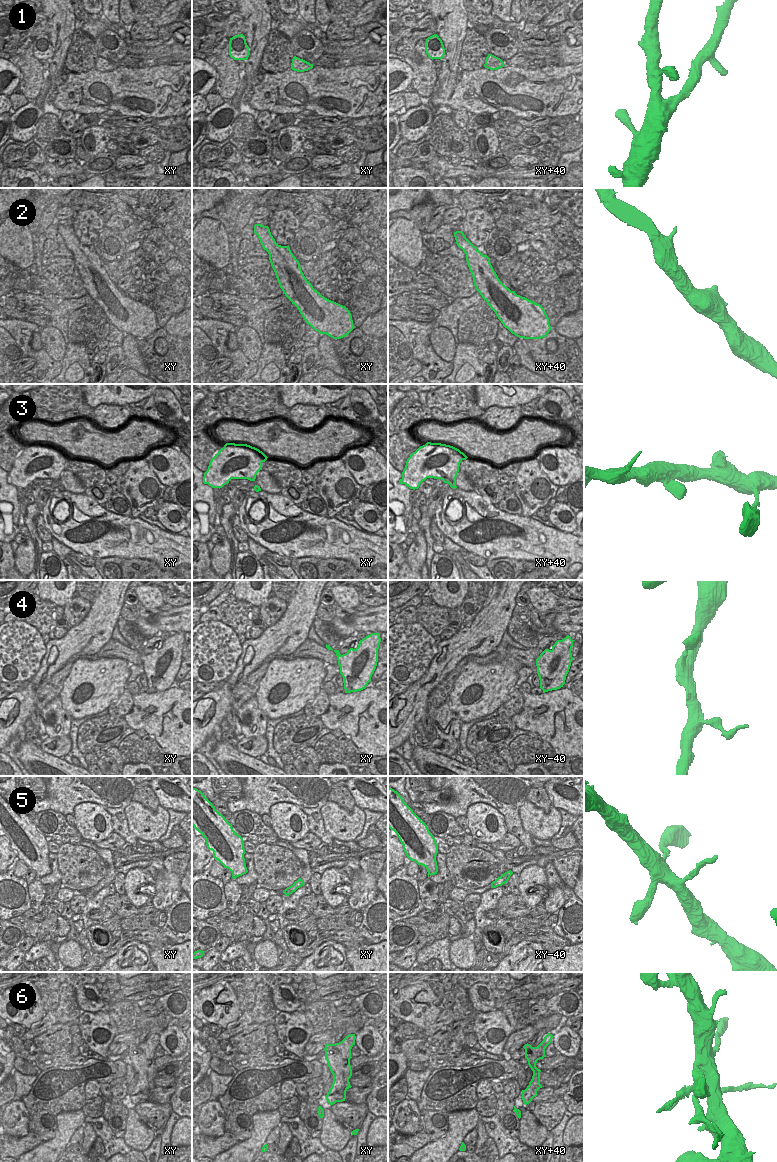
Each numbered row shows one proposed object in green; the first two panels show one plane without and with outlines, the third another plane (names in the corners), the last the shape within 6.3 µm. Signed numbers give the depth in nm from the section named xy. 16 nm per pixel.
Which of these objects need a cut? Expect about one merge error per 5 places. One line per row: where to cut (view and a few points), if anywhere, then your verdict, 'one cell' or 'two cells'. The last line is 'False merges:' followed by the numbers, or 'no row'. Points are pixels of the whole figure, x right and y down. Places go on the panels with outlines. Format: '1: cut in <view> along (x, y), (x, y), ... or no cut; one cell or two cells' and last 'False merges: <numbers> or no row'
1: no cut; one cell
2: no cut; one cell
3: no cut; one cell
4: no cut; one cell
5: no cut; one cell
6: no cut; one cell
False merges: no row

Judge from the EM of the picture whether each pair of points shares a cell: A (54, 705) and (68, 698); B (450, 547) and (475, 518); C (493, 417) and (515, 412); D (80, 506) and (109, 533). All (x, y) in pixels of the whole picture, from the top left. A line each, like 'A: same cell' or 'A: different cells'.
A: different cells
B: different cells
C: same cell
D: same cell

